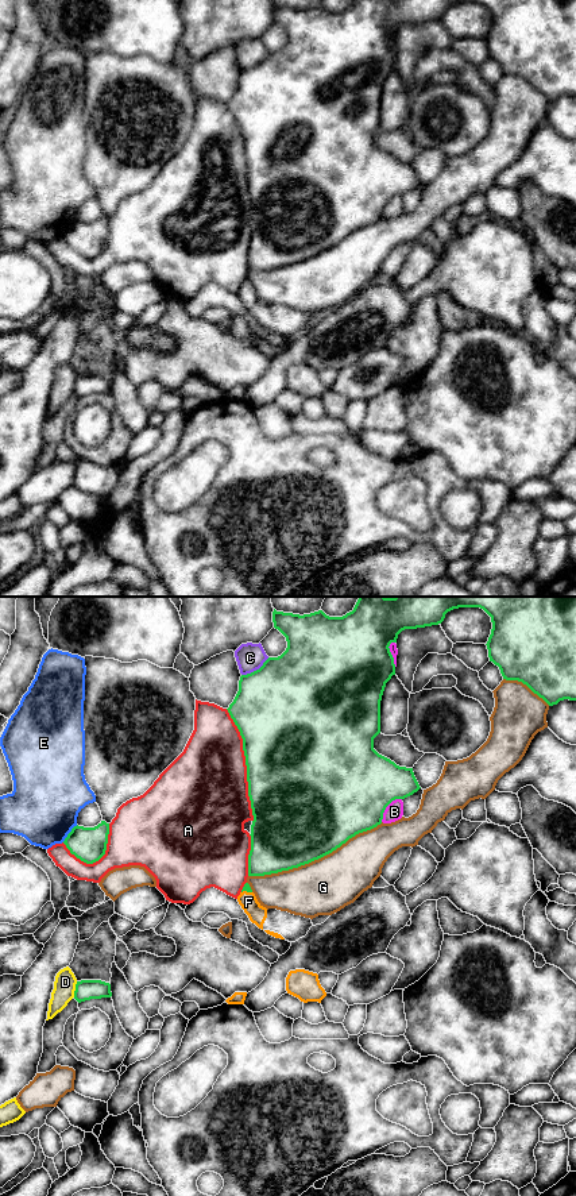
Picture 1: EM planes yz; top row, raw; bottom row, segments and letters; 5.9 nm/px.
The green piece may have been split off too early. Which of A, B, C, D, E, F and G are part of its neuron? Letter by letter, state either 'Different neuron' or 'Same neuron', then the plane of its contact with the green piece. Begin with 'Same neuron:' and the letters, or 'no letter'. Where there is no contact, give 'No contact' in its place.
Same neuron: F
A: Different neuron. Touches green in yz
B: Different neuron. Touches green in yz
C: Different neuron. Touches green in yz
D: Different neuron. Touches green in yz
E: Different neuron. Touches green in yz
F: Same neuron. Touches green in yz
G: Different neuron. Touches green in yz

